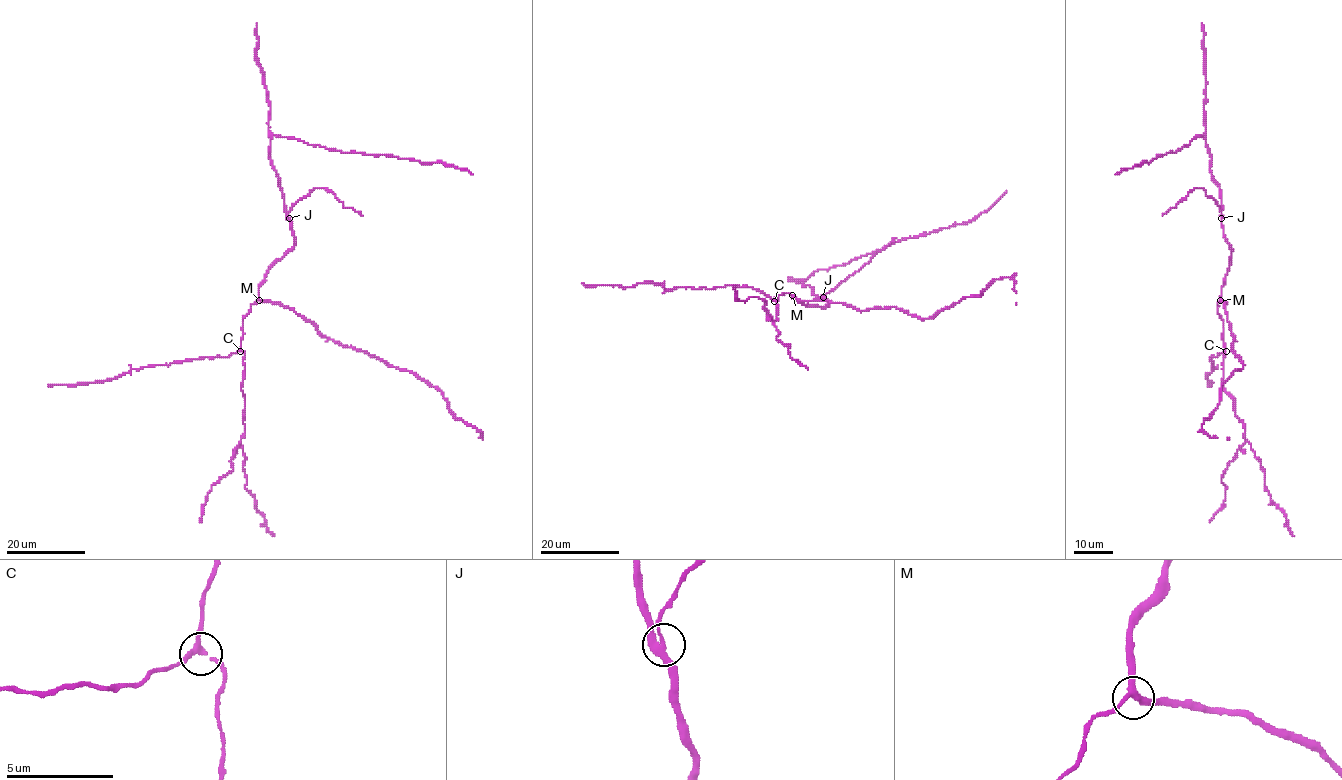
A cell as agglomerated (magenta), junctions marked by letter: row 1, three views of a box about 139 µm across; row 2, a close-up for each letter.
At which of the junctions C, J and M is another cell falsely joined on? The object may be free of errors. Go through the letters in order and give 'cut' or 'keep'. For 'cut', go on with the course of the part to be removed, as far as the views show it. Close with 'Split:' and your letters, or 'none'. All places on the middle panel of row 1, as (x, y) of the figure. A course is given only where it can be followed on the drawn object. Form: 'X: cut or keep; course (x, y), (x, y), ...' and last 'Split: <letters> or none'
C: keep
J: cut; course (823, 297), (897, 237)
M: keep
Split: J

